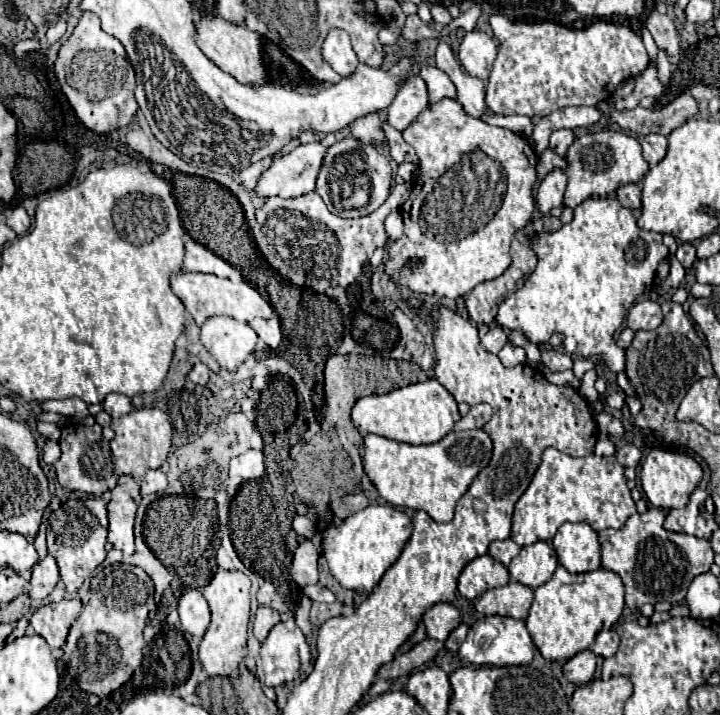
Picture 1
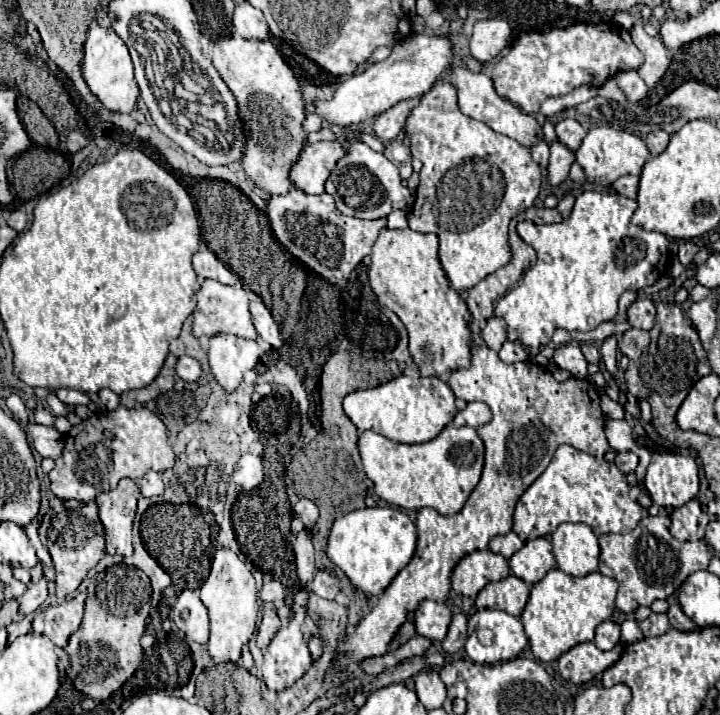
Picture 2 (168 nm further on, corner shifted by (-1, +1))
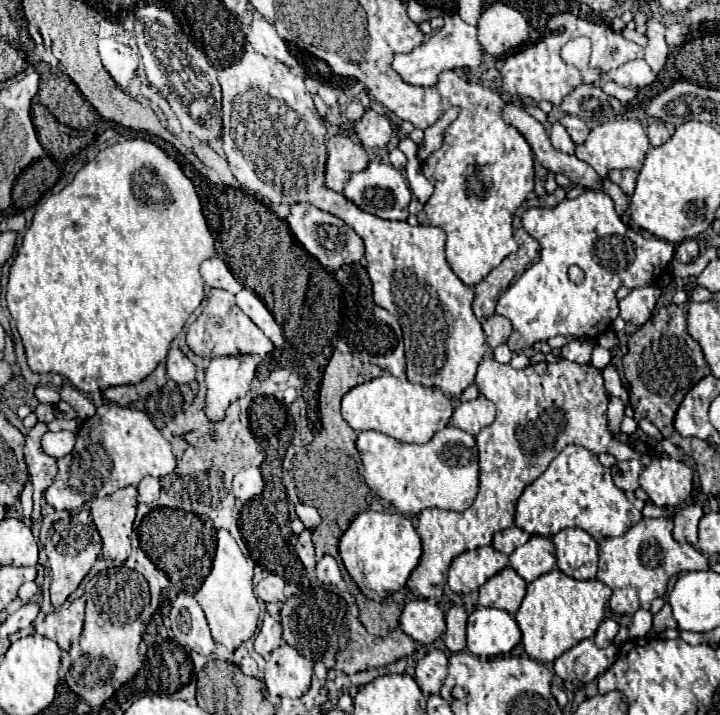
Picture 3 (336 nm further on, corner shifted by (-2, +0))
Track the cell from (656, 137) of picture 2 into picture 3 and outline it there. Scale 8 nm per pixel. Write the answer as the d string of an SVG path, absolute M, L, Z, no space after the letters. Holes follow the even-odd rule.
M649 122L649 128L647 128L647 136L649 136L649 142L653 146L661 146L669 140L669 130L663 122Z

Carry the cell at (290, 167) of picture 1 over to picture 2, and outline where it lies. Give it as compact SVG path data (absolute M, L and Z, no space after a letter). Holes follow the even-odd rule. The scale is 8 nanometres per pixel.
M318 141L310 143L296 165L290 171L292 183L304 193L318 195L324 193L324 183L330 177L334 165L346 155L340 141Z

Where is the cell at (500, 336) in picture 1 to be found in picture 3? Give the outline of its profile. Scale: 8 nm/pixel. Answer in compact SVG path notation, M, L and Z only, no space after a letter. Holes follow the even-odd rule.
M493 314L491 318L483 320L483 332L487 336L487 344L491 348L497 348L511 336L511 322L499 314Z

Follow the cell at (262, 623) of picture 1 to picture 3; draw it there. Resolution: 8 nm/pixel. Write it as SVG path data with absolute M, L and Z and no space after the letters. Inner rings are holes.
M271 614L263 616L263 626L255 638L255 650L261 656L267 656L271 650L275 650L283 642L283 630L281 622L275 620Z

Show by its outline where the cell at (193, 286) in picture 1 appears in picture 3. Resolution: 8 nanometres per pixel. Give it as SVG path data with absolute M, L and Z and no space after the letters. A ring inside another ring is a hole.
M217 288L211 290L207 298L207 306L199 314L199 318L187 328L187 344L191 346L195 354L205 358L223 356L223 354L239 354L239 352L265 358L273 350L273 342L253 324L249 316L243 314L243 310L235 304L235 296L229 294L227 290L217 290Z

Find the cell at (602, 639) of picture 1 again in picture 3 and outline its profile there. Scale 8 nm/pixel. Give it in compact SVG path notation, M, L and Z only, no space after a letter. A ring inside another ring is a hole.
M611 618L603 620L595 632L595 644L599 648L607 648L613 642L613 638L617 636L617 632L619 632L619 624L615 620L611 620Z

